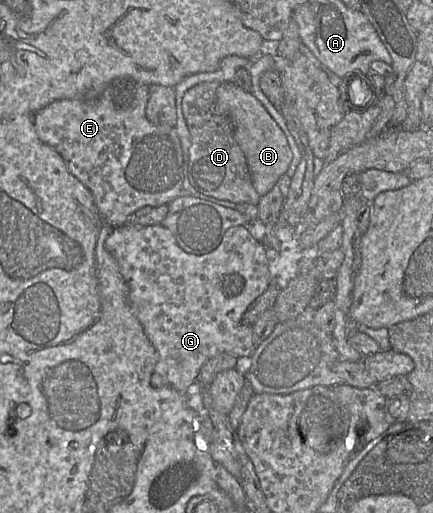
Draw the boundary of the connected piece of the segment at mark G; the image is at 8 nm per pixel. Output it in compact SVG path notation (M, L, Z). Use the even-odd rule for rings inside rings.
M125 224L112 228L105 240L105 247L118 262L121 273L129 288L129 303L156 351L157 363L151 377L153 386L170 386L180 393L187 393L196 385L196 378L199 375L200 369L208 359L222 353L232 355L235 358L252 355L255 349L252 326L242 324L241 318L250 304L267 289L270 283L270 272L268 269L266 248L252 235L249 225L231 226L226 230L222 239L205 239L199 241L195 237L191 237L187 238L187 241L178 241L171 231L163 224L147 226Z

